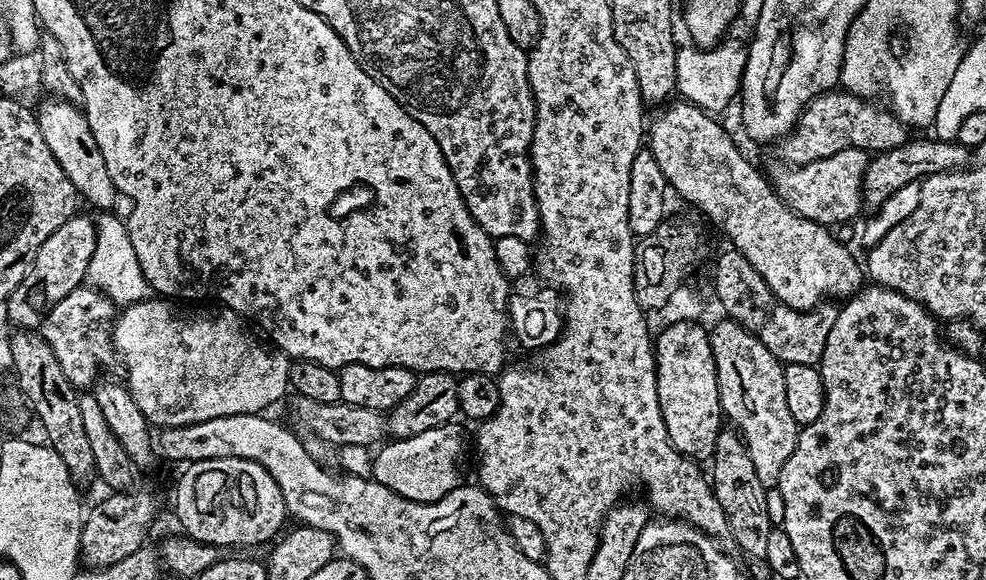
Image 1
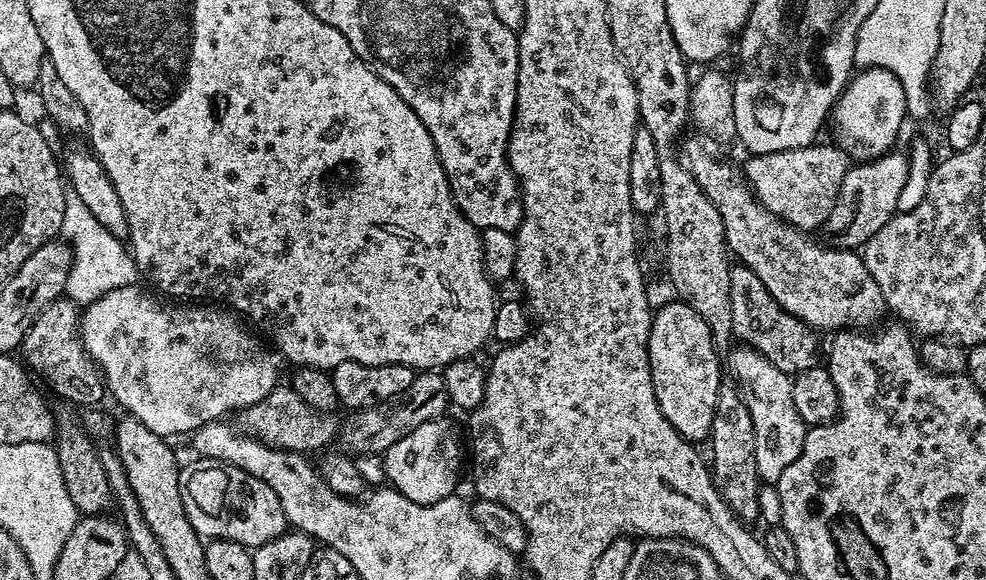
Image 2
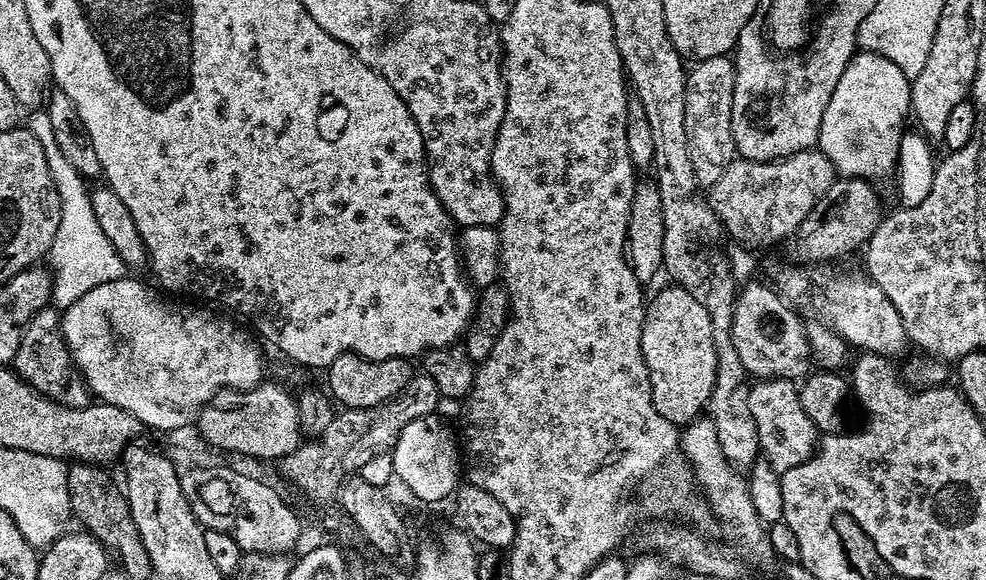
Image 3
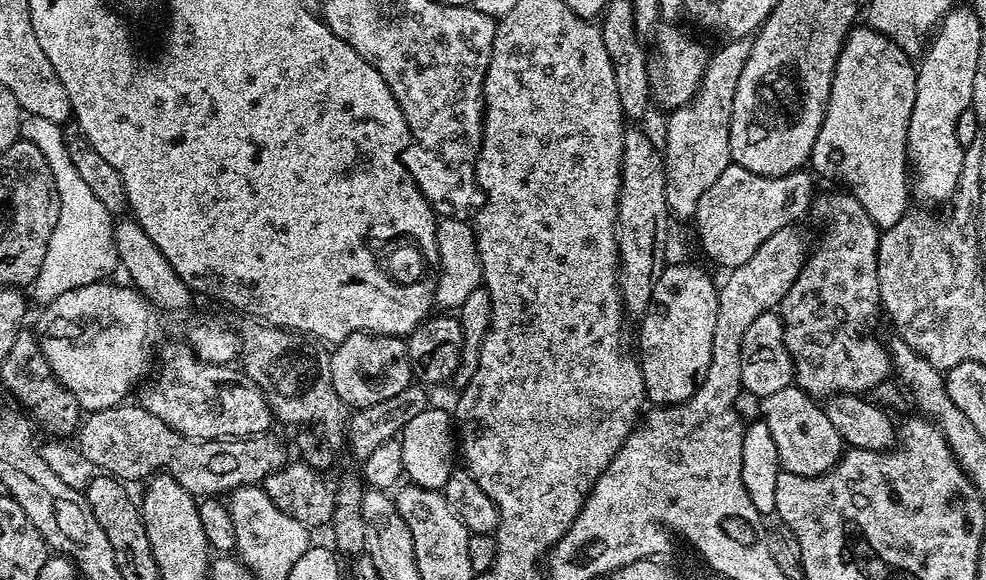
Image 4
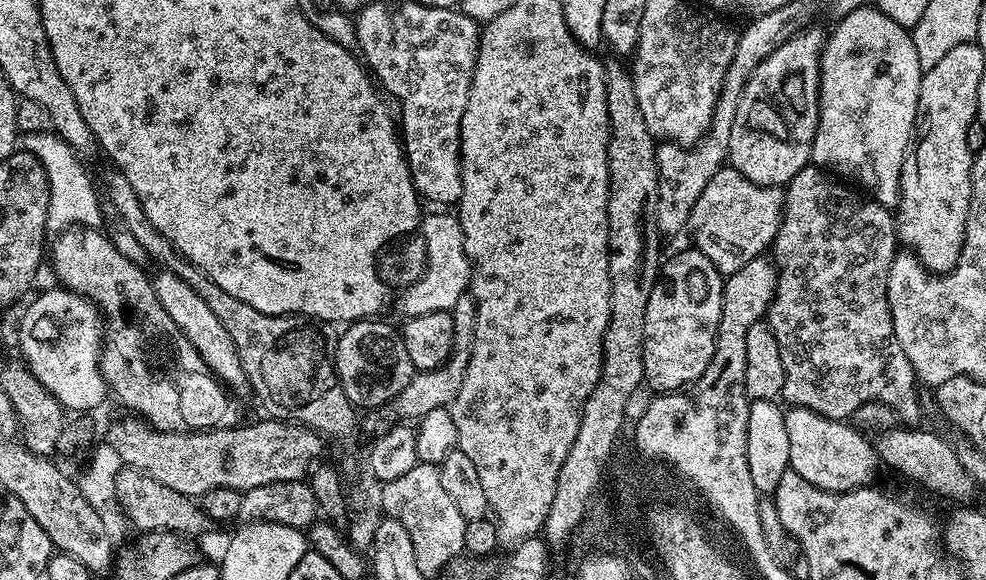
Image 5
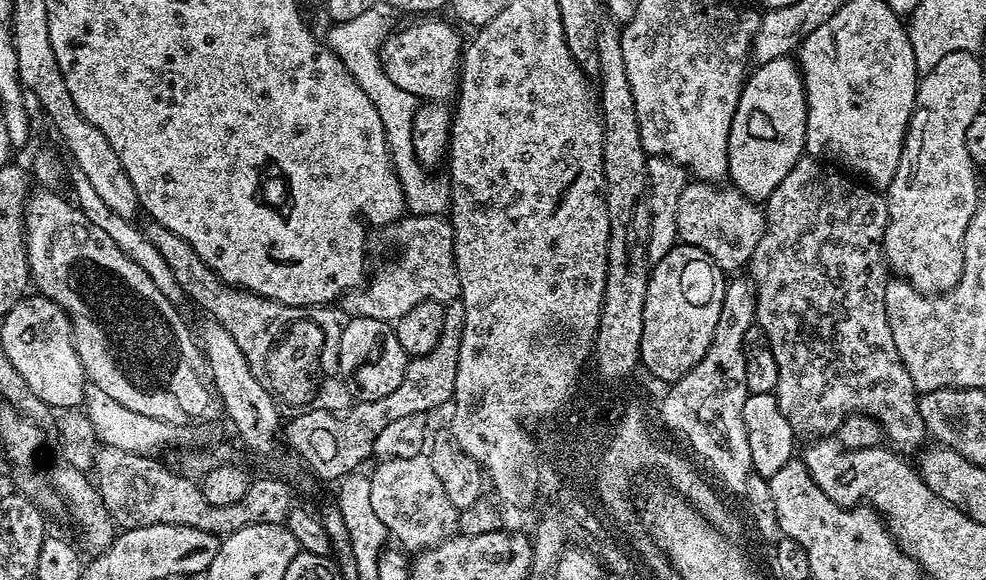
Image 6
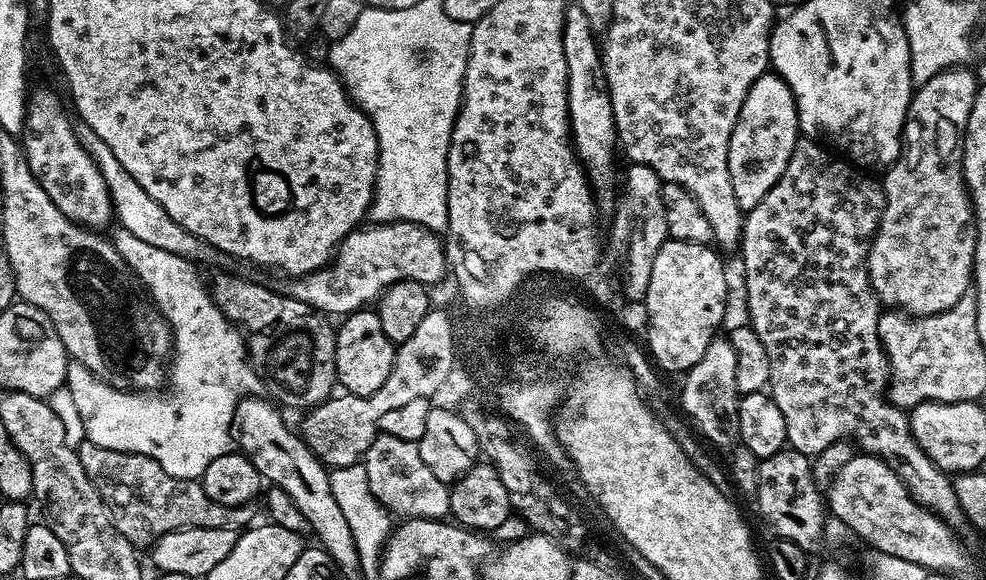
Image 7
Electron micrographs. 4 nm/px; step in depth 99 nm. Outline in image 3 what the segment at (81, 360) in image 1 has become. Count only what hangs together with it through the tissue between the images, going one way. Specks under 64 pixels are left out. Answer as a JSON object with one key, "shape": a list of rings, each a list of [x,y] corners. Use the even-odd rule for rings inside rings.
{"shape":[[[55,307],[38,310],[38,314],[30,318],[22,334],[22,342],[18,342],[18,354],[14,354],[10,367],[34,391],[40,392],[48,400],[65,404],[67,408],[85,408],[87,404],[93,403],[94,397],[66,346],[60,329],[61,319],[61,313]]]}

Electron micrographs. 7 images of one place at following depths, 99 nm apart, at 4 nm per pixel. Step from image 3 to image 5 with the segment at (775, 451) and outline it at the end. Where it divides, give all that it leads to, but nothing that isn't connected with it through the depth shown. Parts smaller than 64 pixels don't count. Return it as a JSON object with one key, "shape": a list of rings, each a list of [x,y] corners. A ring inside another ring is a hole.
{"shape":[[[789,407],[784,412],[786,434],[790,434],[790,462],[791,471],[802,474],[806,482],[818,486],[827,492],[849,492],[851,488],[862,488],[873,483],[878,467],[878,457],[871,439],[867,440],[865,433],[851,423],[842,420],[831,420],[809,408]]]}

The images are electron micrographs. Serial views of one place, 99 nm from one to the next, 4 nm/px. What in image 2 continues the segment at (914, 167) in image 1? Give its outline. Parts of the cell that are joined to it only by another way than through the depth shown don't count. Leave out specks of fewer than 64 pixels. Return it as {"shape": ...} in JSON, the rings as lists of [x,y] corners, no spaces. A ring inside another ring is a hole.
{"shape":[[[893,150],[876,160],[856,162],[849,167],[840,183],[834,206],[822,225],[823,231],[828,231],[827,239],[835,247],[863,249],[865,242],[886,226],[888,218],[896,215],[898,194],[902,194],[902,186],[906,186],[908,177],[908,157],[907,151]]]}

